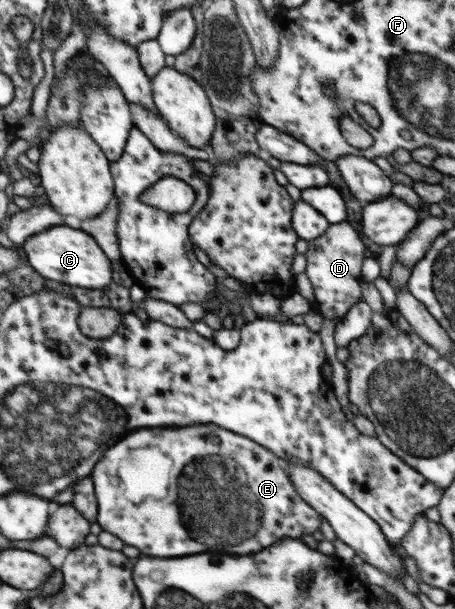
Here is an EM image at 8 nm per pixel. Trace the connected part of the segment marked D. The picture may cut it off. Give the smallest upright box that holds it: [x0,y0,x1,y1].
[305,222,365,321]

